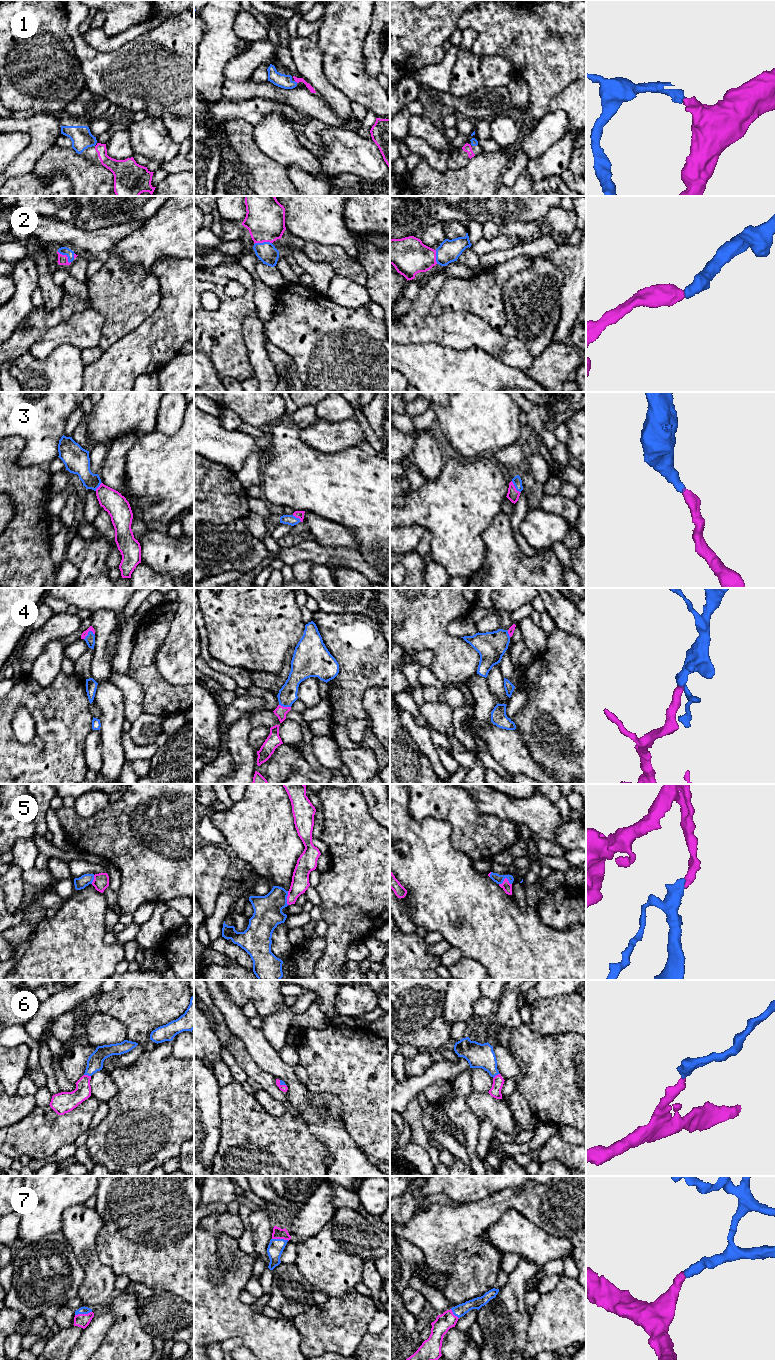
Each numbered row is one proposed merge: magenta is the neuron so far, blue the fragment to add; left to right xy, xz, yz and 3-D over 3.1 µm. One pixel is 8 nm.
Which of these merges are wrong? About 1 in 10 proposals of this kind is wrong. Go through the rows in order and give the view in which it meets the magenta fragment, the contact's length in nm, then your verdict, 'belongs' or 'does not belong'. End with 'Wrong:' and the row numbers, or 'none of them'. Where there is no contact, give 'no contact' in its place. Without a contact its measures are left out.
1: xz | 30 nm | belongs
2: xy | 140 nm | belongs
3: yz | 120 nm | belongs
4: xy | 100 nm | belongs
5: yz | 100 nm | belongs
6: xy | 60 nm | belongs
7: xy | 140 nm | belongs
Wrong: none of them

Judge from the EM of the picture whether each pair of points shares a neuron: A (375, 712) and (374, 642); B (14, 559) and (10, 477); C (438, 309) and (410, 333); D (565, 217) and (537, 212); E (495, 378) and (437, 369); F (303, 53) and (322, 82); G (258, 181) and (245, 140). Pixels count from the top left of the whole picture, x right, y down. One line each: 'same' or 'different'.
A: different
B: same
C: different
D: different
E: same
F: same
G: same

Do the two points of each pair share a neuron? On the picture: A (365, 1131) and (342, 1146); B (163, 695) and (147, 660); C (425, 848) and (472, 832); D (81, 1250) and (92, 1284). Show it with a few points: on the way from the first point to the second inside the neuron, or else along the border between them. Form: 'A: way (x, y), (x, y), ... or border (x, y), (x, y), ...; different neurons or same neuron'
A: border (342, 1118), (348, 1134), (368, 1156); different neurons
B: way (155, 686), (147, 675), (147, 669); same neuron
C: border (438, 819), (451, 827), (453, 843), (467, 856); different neurons
D: way (88, 1258), (92, 1266), (92, 1276); same neuron

